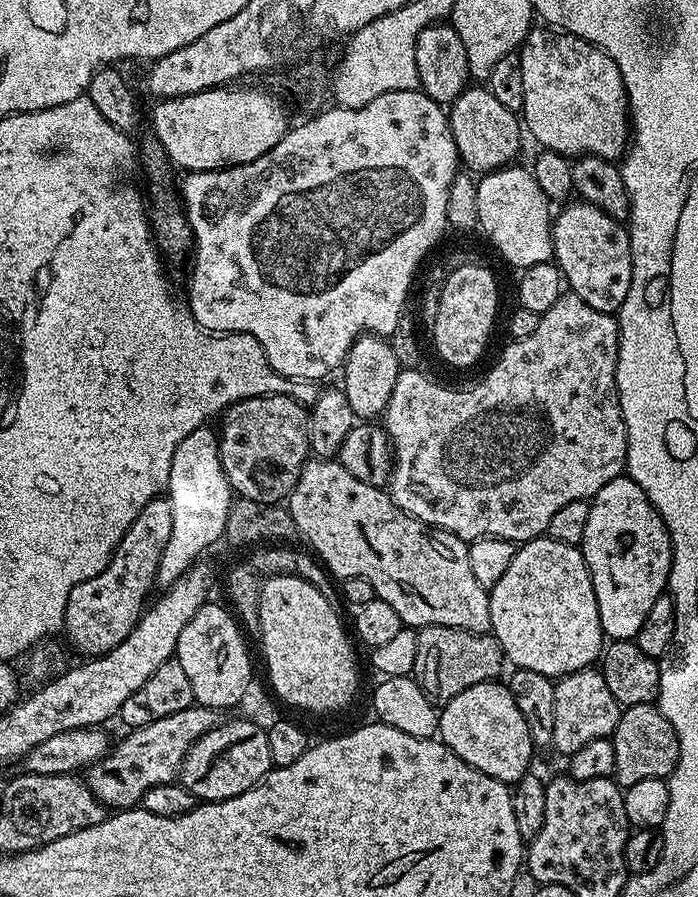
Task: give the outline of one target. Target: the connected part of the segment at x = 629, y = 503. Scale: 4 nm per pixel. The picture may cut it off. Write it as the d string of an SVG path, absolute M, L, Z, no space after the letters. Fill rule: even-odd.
M627 474L606 482L602 490L590 501L590 518L586 518L586 534L582 545L584 561L594 582L594 598L598 602L598 618L609 641L630 640L642 630L646 614L659 596L665 595L668 575L672 569L672 543L668 527L646 498L642 486L638 486Z

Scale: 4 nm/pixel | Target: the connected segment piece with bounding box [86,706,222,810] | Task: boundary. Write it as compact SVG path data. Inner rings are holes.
M193 706L178 710L178 714L169 714L159 722L150 722L150 726L131 729L117 748L115 745L98 763L87 769L88 789L105 809L137 807L143 801L146 790L173 783L181 775L190 746L194 746L202 734L214 730L221 722L221 709Z

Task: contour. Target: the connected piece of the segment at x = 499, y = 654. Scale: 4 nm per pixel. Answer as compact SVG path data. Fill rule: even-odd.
M430 626L417 631L418 654L414 654L414 670L412 676L420 683L420 689L434 702L446 702L454 698L454 694L462 694L462 690L470 690L470 686L478 686L478 682L496 680L500 667L505 667L504 651L495 636L482 632L467 632L461 628L450 626Z

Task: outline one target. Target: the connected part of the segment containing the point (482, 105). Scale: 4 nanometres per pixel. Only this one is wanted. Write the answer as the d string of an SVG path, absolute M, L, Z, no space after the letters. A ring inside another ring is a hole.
M469 86L464 89L462 94L458 94L458 98L452 101L447 109L448 125L452 131L454 138L454 146L456 147L456 155L459 163L463 165L469 173L483 174L493 172L496 168L506 168L513 163L512 160L520 152L520 132L522 136L522 124L518 119L517 113L506 110L506 106L502 106L502 102L498 102L498 98L494 98L494 94L490 94L487 86Z

